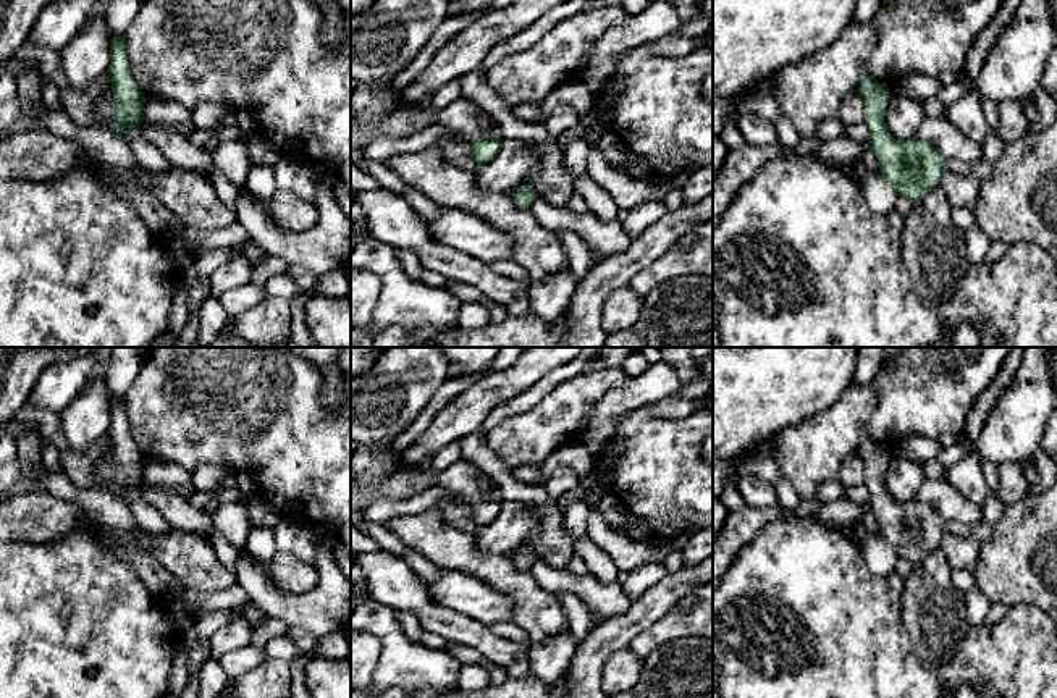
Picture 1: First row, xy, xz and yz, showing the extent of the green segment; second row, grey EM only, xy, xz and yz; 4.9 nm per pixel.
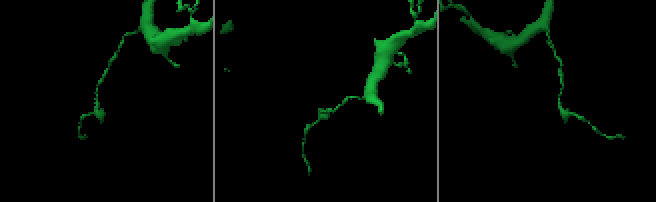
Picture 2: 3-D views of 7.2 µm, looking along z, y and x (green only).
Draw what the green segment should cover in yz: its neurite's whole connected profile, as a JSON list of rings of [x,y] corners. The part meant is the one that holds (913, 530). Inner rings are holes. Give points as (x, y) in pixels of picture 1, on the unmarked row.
[[[863,438],[857,454],[865,464],[863,485],[870,491],[870,507],[878,520],[879,533],[899,559],[920,564],[941,545],[945,520],[916,498],[907,502],[889,498],[884,478],[892,456],[887,448]]]

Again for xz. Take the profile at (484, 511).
[[[480,499],[470,504],[472,517],[478,528],[486,527],[499,515],[501,502],[503,501]]]

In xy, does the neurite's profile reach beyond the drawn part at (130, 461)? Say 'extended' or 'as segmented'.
as segmented

